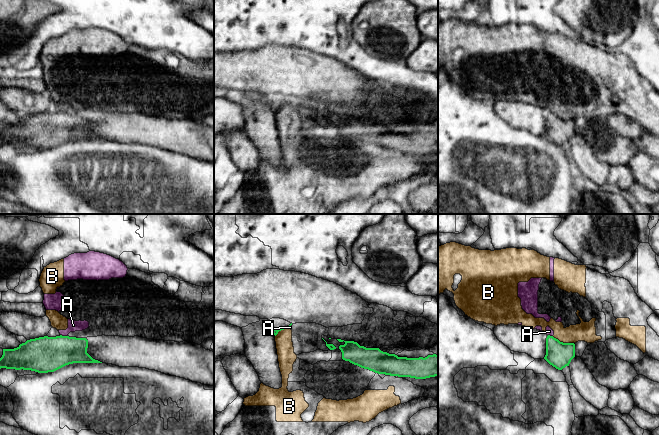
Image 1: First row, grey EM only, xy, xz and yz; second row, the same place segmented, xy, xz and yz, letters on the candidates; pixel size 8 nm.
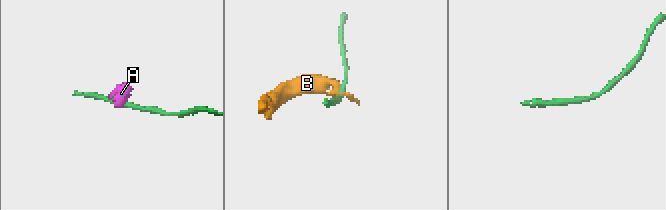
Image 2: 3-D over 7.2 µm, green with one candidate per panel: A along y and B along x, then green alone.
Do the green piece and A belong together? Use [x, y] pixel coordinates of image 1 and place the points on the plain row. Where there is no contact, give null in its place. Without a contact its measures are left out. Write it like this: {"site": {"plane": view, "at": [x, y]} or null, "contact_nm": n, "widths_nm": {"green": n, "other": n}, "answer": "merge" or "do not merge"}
{"site": {"plane": "xy", "at": [64, 112]}, "contact_nm": 70, "widths_nm": {"green": 280, "other": 90}, "answer": "do not merge"}

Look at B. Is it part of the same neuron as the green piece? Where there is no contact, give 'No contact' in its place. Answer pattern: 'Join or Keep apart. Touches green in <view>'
Keep apart. Touches green in yz

